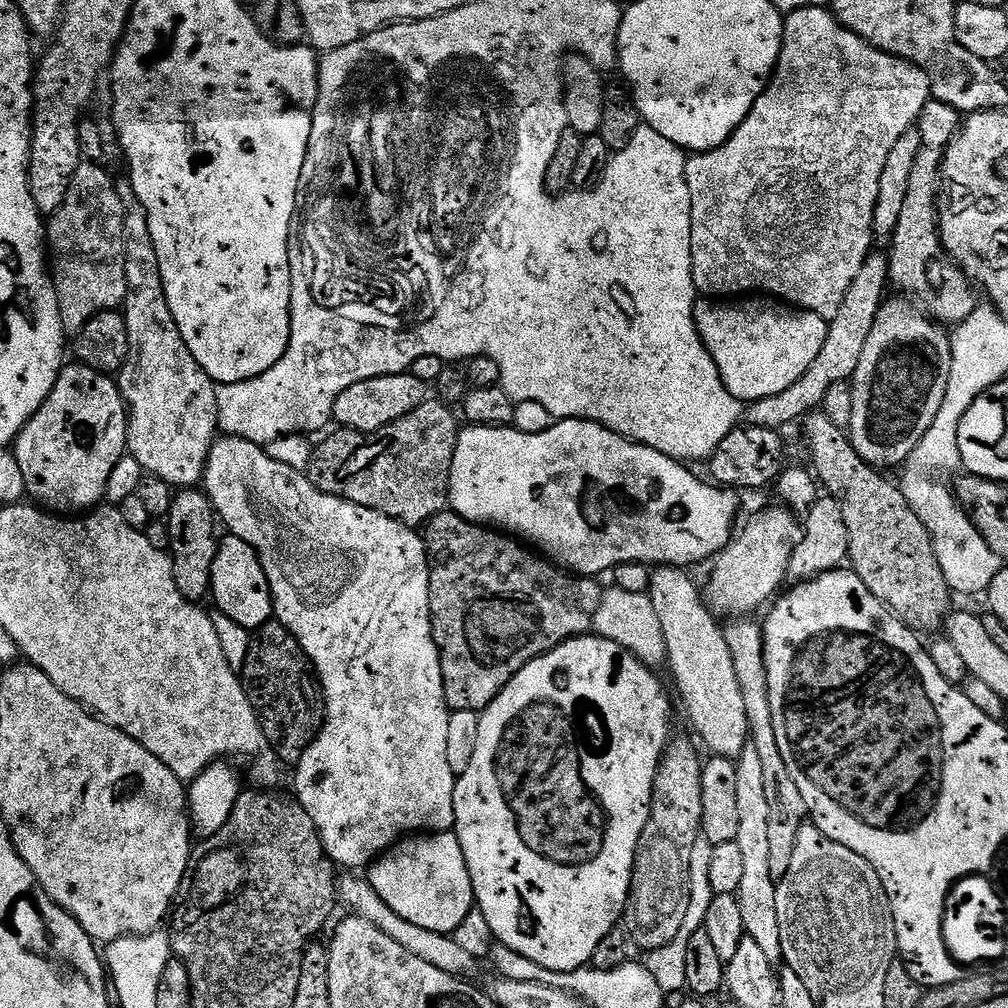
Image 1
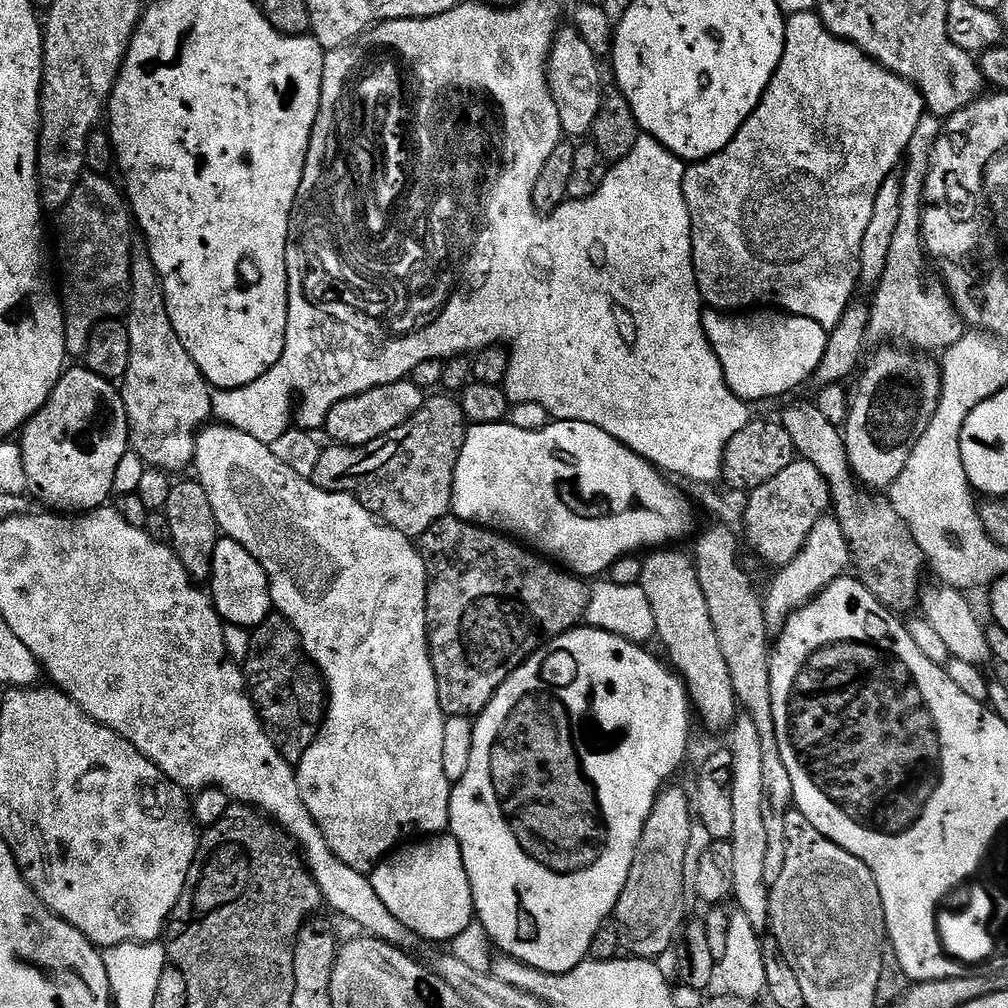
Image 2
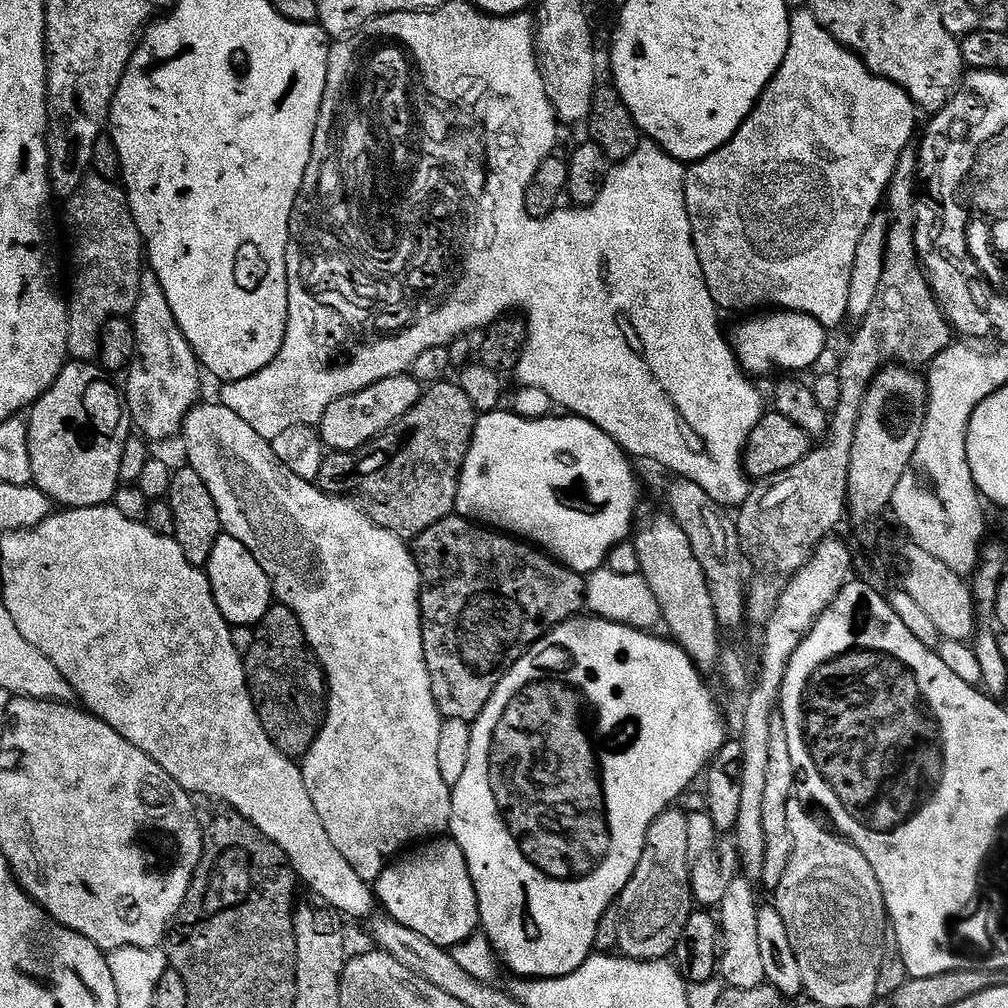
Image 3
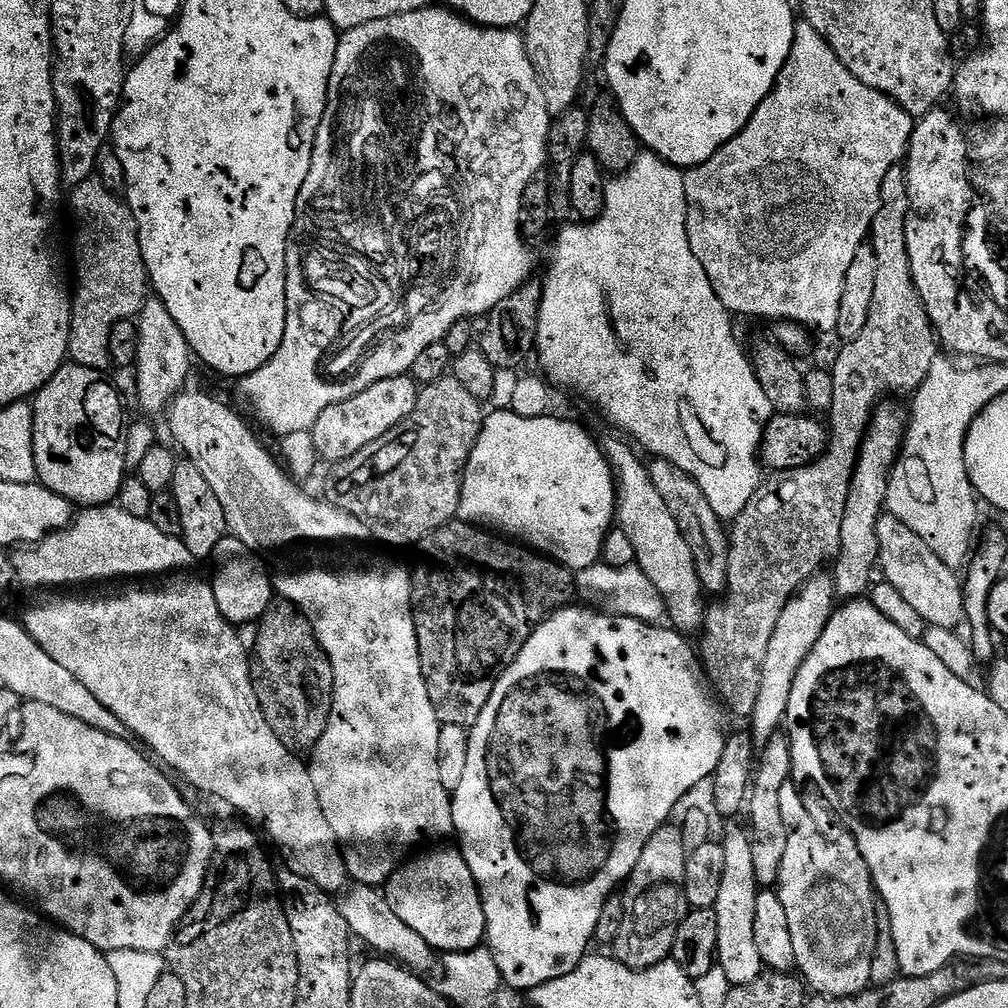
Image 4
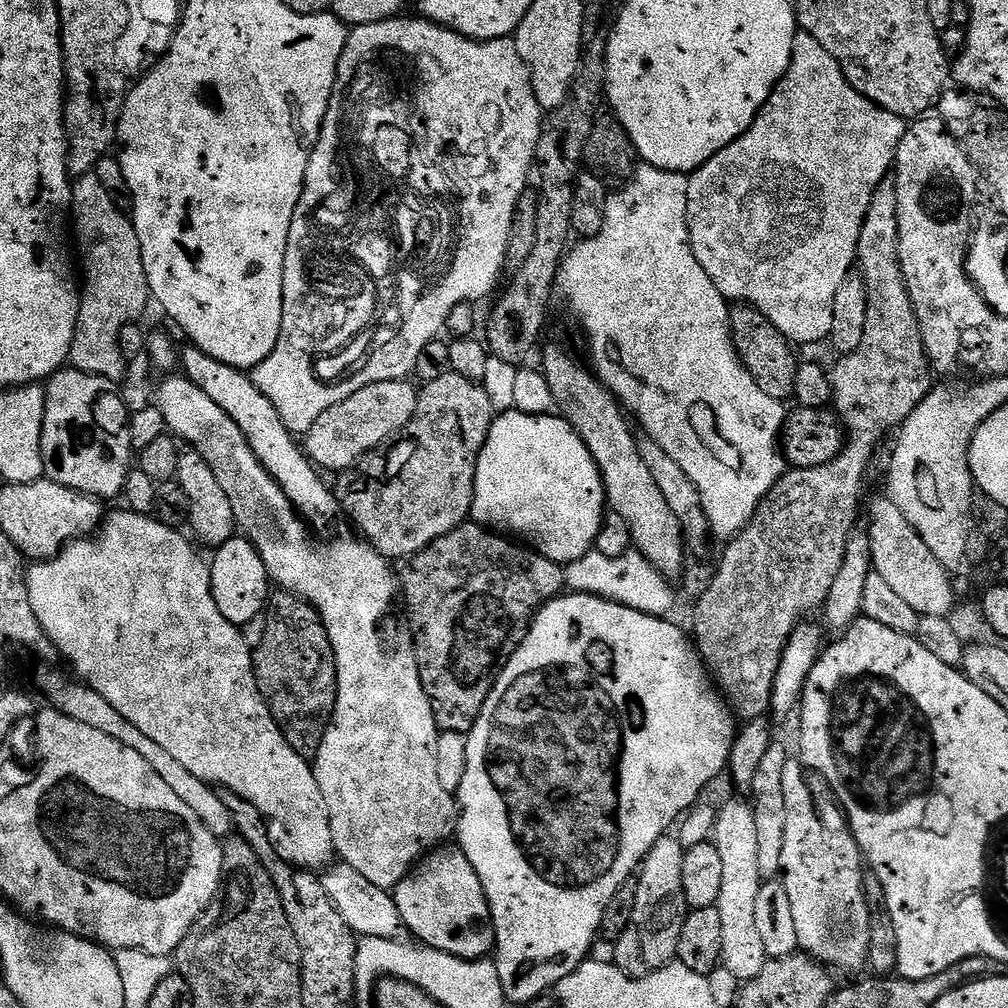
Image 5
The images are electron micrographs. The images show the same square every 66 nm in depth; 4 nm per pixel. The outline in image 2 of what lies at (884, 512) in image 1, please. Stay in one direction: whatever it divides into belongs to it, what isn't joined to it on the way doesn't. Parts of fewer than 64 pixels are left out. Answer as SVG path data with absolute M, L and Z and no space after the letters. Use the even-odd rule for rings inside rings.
M815 399L796 400L784 408L782 423L790 436L794 438L797 453L808 460L828 480L832 490L832 508L846 534L846 542L852 551L852 564L855 575L860 583L897 614L917 603L922 592L920 571L925 571L924 552L918 546L914 534L906 522L898 514L887 495L877 494L862 486L860 480L853 475L852 466L848 461L843 431L834 423L829 422L822 410L818 410Z

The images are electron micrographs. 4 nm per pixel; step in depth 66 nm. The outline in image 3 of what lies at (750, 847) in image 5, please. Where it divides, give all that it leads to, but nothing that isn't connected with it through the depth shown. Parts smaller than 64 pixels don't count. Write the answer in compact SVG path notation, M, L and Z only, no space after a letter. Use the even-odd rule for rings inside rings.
M737 878L726 889L726 898L718 905L718 927L722 933L722 951L718 956L718 972L729 988L750 990L765 983L762 950L758 947L758 914L753 881Z

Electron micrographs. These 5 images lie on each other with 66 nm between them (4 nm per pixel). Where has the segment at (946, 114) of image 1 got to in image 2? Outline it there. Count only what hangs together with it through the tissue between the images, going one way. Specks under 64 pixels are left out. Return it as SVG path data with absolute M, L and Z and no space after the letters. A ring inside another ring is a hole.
M925 114L918 122L918 130L914 130L914 138L910 138L906 163L903 165L904 172L902 171L902 211L890 254L886 258L886 270L882 270L882 278L875 285L876 297L870 300L872 317L868 327L869 341L903 342L928 354L936 353L938 348L946 350L954 346L954 342L961 340L966 331L966 321L944 280L935 271L928 272L930 260L921 236L925 206L924 185L931 164L932 147L941 131L941 117Z

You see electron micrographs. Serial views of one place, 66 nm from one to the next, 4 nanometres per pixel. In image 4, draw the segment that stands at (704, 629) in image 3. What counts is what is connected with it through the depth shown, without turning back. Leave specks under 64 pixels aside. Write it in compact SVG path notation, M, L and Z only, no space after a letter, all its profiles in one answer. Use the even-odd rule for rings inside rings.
M619 439L603 441L602 444L616 481L615 523L630 537L636 555L635 567L640 568L658 590L667 619L672 619L671 627L681 634L699 633L706 611L706 593L694 566L694 554L690 554L690 542L682 538L674 514L670 514L662 494L658 494L654 482L650 482L648 464L636 457L637 449L627 439Z

